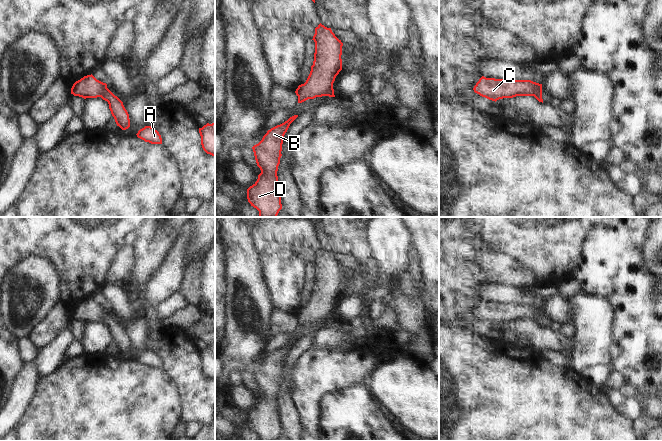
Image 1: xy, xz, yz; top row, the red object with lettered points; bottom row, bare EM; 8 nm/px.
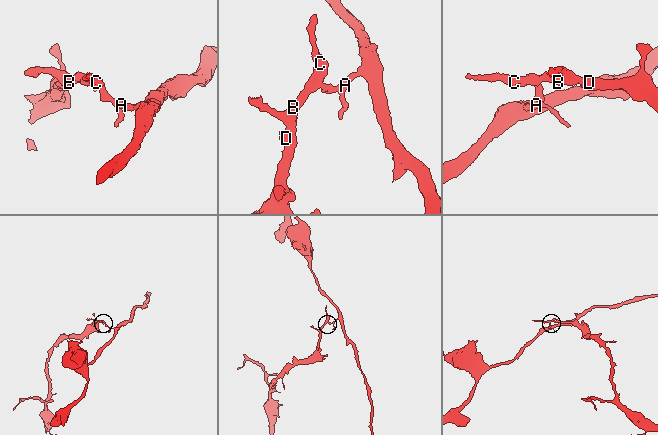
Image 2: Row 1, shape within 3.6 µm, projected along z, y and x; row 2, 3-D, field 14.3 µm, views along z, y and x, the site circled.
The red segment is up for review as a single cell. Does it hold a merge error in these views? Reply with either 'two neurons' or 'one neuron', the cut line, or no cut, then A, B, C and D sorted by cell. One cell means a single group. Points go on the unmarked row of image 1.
two neurons | yz (541, 313), (538, 313), (532, 319) | A / B C D

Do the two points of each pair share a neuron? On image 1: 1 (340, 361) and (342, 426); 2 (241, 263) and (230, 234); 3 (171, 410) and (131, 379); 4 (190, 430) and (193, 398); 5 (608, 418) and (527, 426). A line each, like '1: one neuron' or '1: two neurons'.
1: two neurons
2: one neuron
3: one neuron
4: two neurons
5: one neuron

